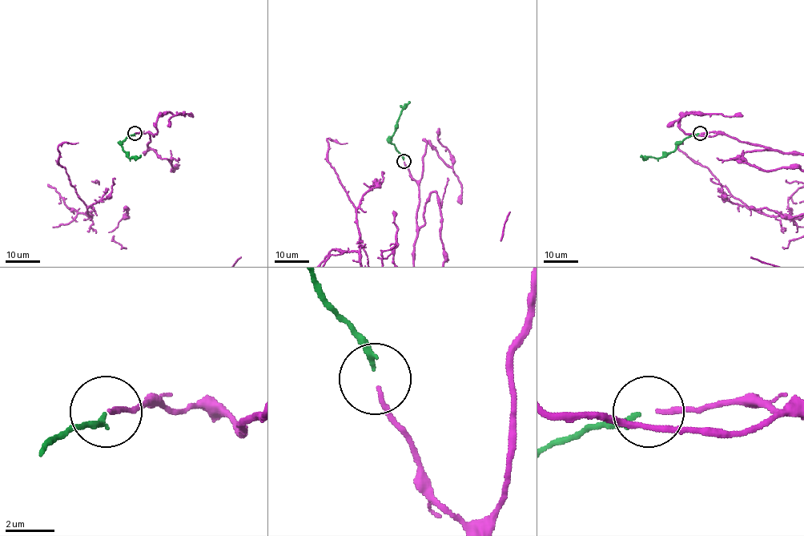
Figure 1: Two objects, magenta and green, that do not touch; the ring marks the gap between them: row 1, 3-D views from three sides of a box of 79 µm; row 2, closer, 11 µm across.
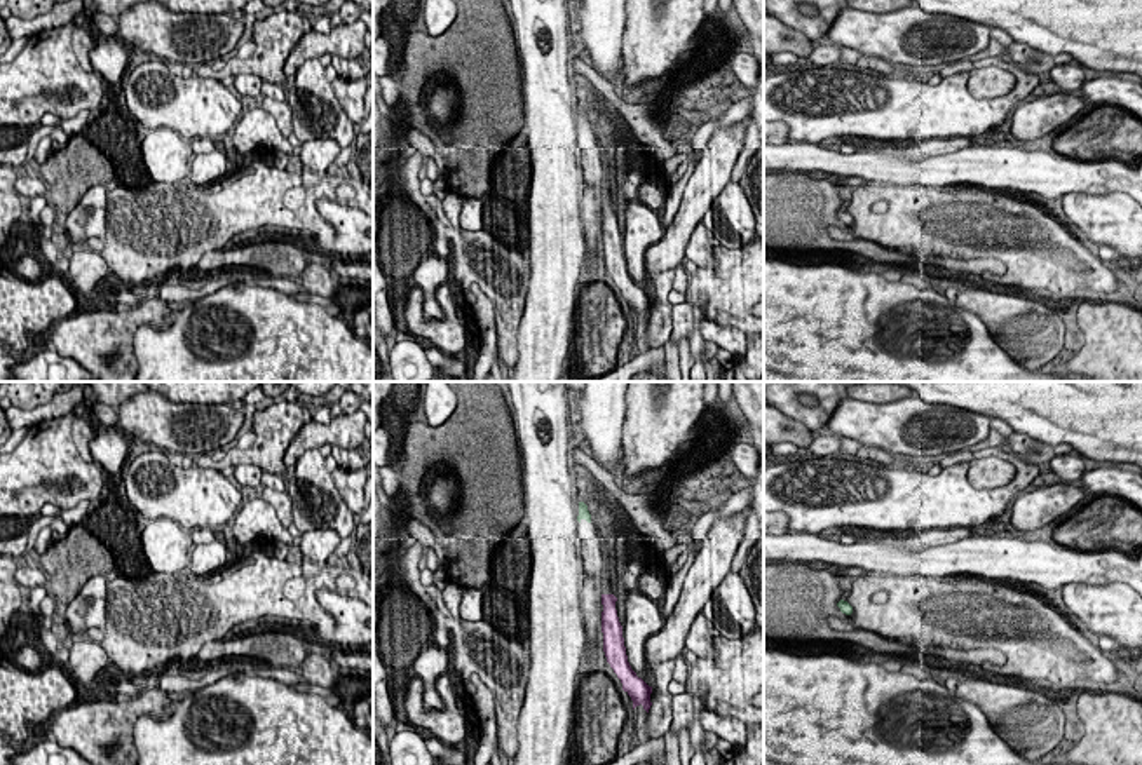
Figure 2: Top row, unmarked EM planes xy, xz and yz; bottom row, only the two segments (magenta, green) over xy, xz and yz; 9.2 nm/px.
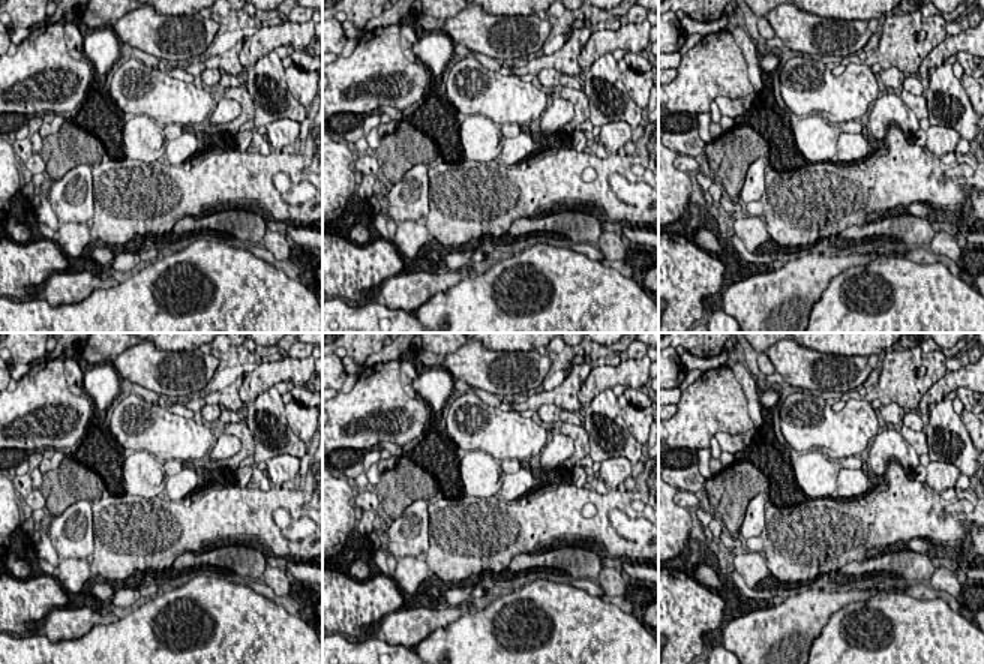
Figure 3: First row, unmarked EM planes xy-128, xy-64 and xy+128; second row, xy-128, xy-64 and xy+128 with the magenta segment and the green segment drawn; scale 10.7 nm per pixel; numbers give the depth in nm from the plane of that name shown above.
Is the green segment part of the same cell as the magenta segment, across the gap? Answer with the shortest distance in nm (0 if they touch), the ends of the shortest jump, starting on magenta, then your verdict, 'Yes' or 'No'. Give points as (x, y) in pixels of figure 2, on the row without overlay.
Distance 700 nm. Across: xz (602, 204), (590, 131). Yes

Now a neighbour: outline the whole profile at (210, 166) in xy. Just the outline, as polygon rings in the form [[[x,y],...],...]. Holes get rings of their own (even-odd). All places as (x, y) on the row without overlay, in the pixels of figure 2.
[[[213,150],[209,153],[199,153],[192,164],[192,181],[195,185],[204,185],[216,179],[227,173],[230,167],[230,159],[227,153]]]

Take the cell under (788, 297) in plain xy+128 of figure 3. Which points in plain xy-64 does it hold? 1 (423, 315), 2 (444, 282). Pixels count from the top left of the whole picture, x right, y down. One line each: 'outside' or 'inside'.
1: outside
2: inside

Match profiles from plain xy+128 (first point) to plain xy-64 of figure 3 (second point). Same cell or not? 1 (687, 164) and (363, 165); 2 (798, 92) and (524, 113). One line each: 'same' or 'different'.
1: same
2: same

